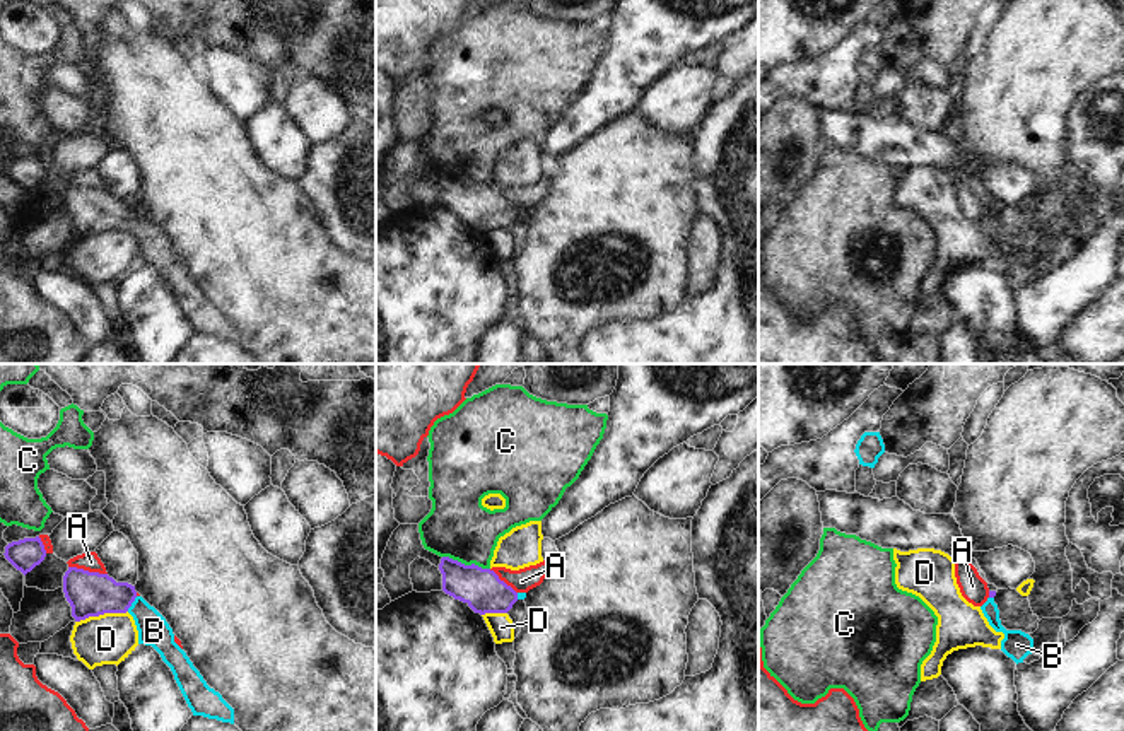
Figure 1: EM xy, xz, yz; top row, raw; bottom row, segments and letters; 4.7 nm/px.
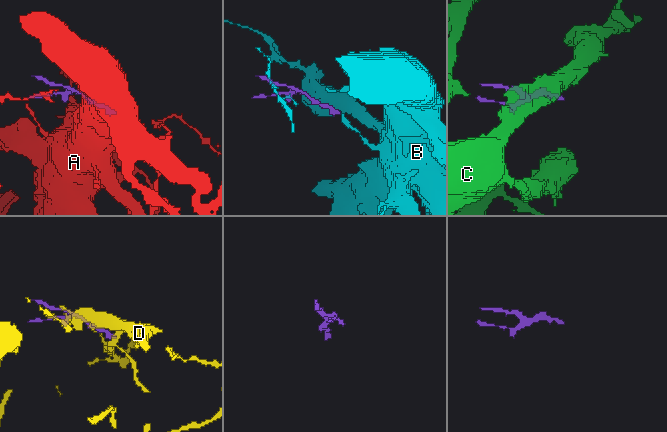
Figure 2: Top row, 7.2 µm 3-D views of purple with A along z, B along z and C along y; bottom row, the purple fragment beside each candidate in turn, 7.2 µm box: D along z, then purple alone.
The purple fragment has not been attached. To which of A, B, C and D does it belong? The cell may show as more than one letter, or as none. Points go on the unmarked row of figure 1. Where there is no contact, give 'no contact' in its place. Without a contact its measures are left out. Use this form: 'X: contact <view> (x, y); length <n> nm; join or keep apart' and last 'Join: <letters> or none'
A: contact xy (87, 188); length 190 nm; keep apart
B: contact xy (132, 219); length 90 nm; join
C: contact xz (467, 183); length 240 nm; keep apart
D: contact xy (101, 231); length 260 nm; keep apart
Join: B

